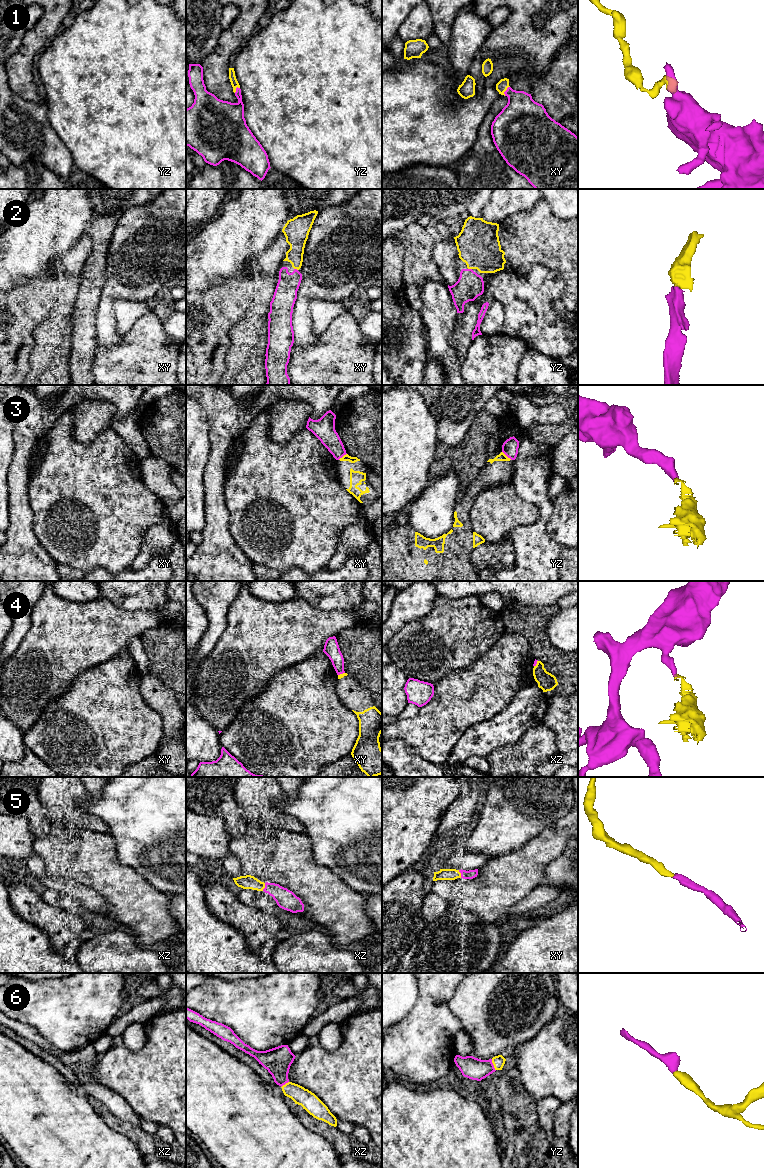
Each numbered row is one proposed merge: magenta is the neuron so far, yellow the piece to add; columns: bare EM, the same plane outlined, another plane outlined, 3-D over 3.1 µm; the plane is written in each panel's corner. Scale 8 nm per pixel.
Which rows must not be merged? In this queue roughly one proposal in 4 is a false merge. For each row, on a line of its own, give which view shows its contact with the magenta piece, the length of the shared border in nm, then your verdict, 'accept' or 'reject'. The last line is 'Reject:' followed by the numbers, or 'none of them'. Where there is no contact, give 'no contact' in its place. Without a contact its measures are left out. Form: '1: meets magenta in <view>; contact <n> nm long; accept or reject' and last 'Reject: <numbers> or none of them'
1: meets magenta in xy; contact 90 nm long; accept
2: meets magenta in xy; contact 40 nm long; accept
3: meets magenta in yz; contact 100 nm long; reject
4: meets magenta in xy; contact 60 nm long; reject
5: meets magenta in xz; contact 70 nm long; accept
6: meets magenta in yz; contact 100 nm long; accept
Reject: 3, 4

